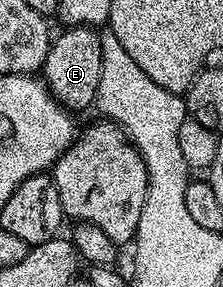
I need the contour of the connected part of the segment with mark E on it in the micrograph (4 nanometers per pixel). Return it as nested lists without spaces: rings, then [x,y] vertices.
[[[66,27],[53,36],[46,60],[42,62],[41,78],[50,89],[50,94],[71,112],[79,113],[97,100],[100,81],[100,33],[93,27]]]

